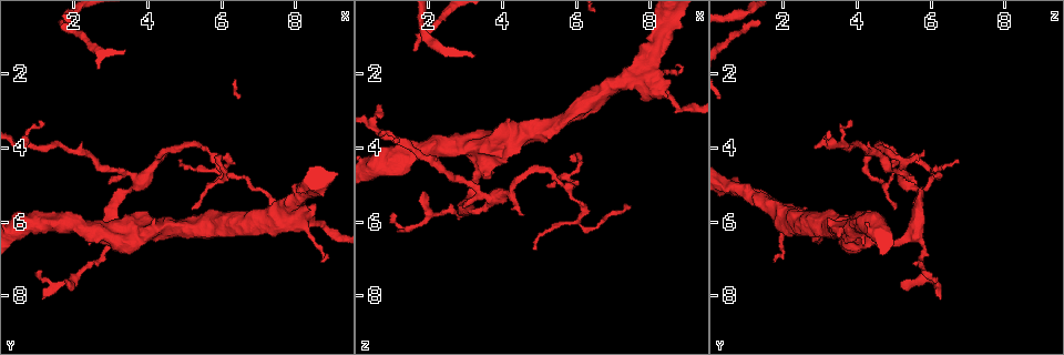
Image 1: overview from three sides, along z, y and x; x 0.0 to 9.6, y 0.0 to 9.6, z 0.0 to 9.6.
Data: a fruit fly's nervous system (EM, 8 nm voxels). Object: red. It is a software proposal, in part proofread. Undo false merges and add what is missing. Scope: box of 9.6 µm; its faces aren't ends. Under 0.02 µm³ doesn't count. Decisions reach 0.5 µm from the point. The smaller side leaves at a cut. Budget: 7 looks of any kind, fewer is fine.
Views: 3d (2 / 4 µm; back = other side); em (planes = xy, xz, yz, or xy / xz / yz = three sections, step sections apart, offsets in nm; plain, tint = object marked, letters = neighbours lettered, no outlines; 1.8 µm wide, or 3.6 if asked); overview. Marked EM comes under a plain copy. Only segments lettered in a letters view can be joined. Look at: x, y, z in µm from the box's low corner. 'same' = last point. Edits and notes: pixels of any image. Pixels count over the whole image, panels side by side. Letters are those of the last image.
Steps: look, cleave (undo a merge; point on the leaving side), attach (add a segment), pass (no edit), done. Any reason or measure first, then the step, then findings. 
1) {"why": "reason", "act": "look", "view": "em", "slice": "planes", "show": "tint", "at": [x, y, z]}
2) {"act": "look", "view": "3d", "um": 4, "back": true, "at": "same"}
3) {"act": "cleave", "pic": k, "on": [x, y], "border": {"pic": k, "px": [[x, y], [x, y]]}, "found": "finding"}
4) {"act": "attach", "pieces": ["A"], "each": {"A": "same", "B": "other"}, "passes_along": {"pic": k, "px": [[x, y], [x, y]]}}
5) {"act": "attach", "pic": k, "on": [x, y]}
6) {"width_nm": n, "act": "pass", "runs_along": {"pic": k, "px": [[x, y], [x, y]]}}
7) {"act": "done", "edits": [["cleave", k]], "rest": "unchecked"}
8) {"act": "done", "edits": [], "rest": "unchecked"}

{"why": "calibre changes", "act": "look", "view": "em", "um": 3.6, "slice": "planes", "show": "letters", "at": [7.95, 5.95, 2.10]}

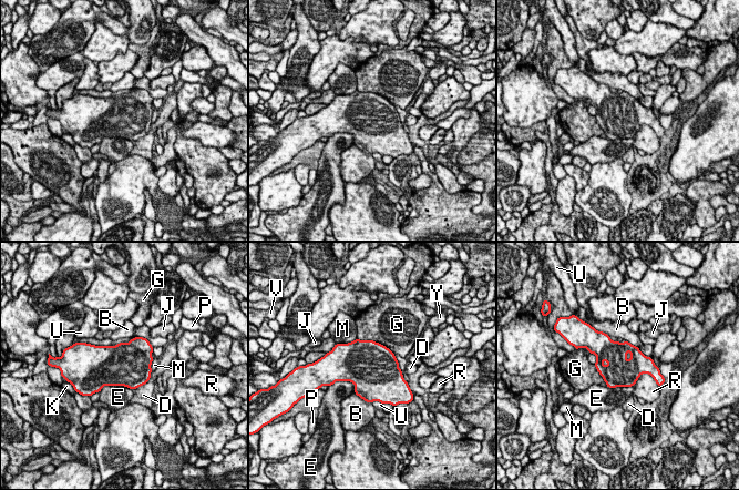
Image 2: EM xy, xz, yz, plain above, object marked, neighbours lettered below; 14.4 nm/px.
{"act": "pass", "each": {"B": "other", "D": "other", "E": "other", "G": "other", "J": "other", "K": "other", "M": "other", "P": "other", "R": "other", "U": "other", "V": "other", "Y": "other"}, "border": {"pic": 2, "px": [[133, 389], [104, 386], [99, 391]]}, "found": "continuous, no second neuron"}

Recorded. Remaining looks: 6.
{"why": "branch stops here", "act": "look", "view": "em", "slice": "yz", "step": 4, "show": "tint", "at": [4.85, 4.30, 6.70]}

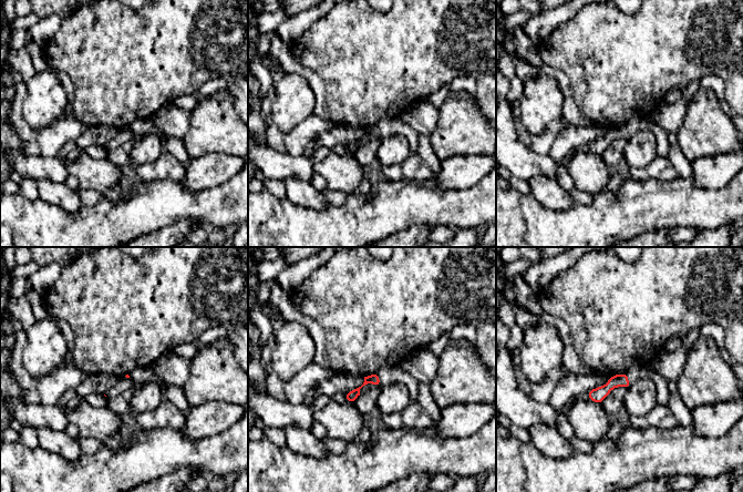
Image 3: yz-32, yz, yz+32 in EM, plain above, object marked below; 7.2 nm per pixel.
{"why": "another direction", "act": "look", "view": "em", "slice": "planes", "show": "letters", "at": "same"}

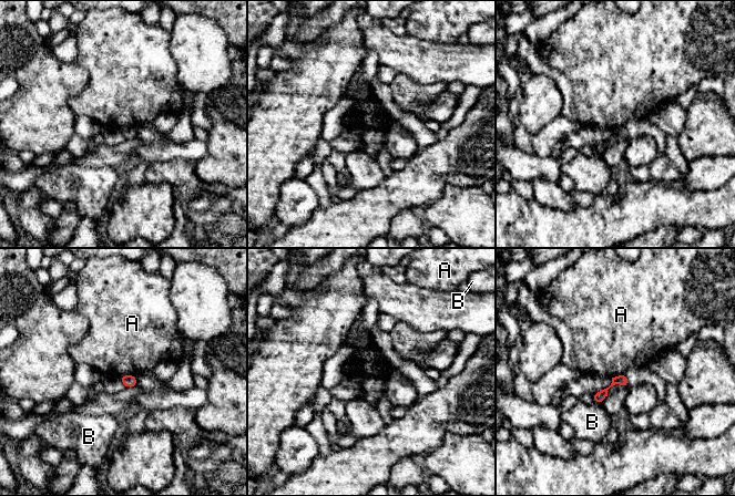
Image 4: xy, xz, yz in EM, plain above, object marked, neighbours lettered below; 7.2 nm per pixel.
{"act": "pass", "each": {"A": "other", "B": "other"}, "border": {"pic": 4, "px": [[134, 374], [121, 374], [119, 376]]}, "found": "none of them fits"}

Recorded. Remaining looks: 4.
{"why": "an open end", "act": "look", "view": "3d", "um": 2, "at": [1.10, 7.25, 5.75]}

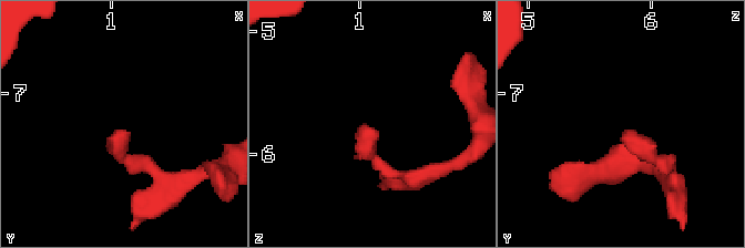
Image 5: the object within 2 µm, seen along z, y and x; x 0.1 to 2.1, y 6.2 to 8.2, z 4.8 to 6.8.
{"act": "look", "view": "em", "slice": "xz", "step": 4, "show": "tint", "at": [1.08, 7.32, 5.78]}

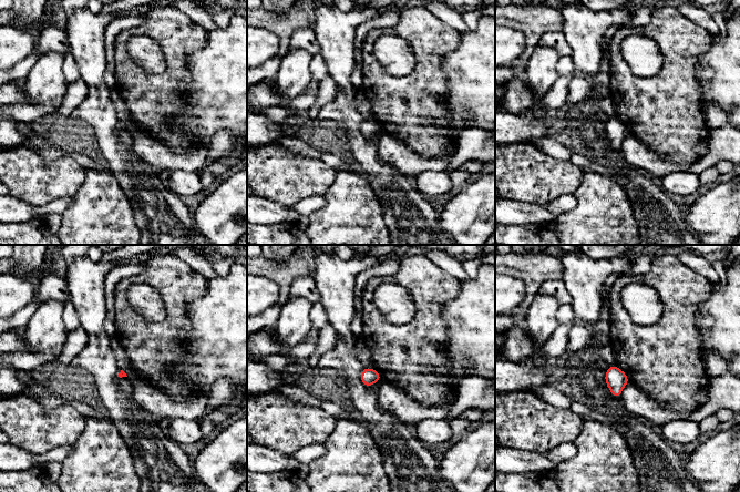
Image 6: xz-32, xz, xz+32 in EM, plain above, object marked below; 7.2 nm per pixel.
{"act": "look", "view": "em", "slice": "planes", "show": "letters", "at": "same"}

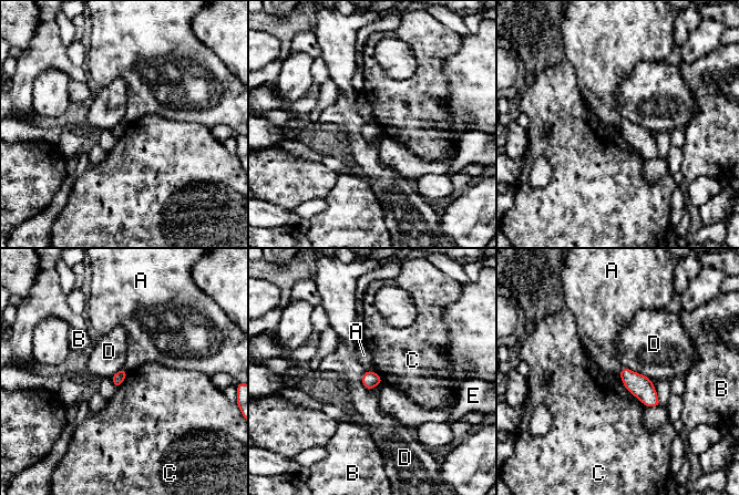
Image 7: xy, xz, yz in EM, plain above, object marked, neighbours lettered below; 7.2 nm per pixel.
{"act": "pass", "each": {"A": "other", "B": "other", "C": "other", "D": "other", "E": "other"}, "border": {"pic": 7, "px": [[366, 369], [375, 372]]}, "found": "none of them fits"}

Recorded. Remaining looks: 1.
{"act": "done", "edits": [], "rest": "unchecked"}

